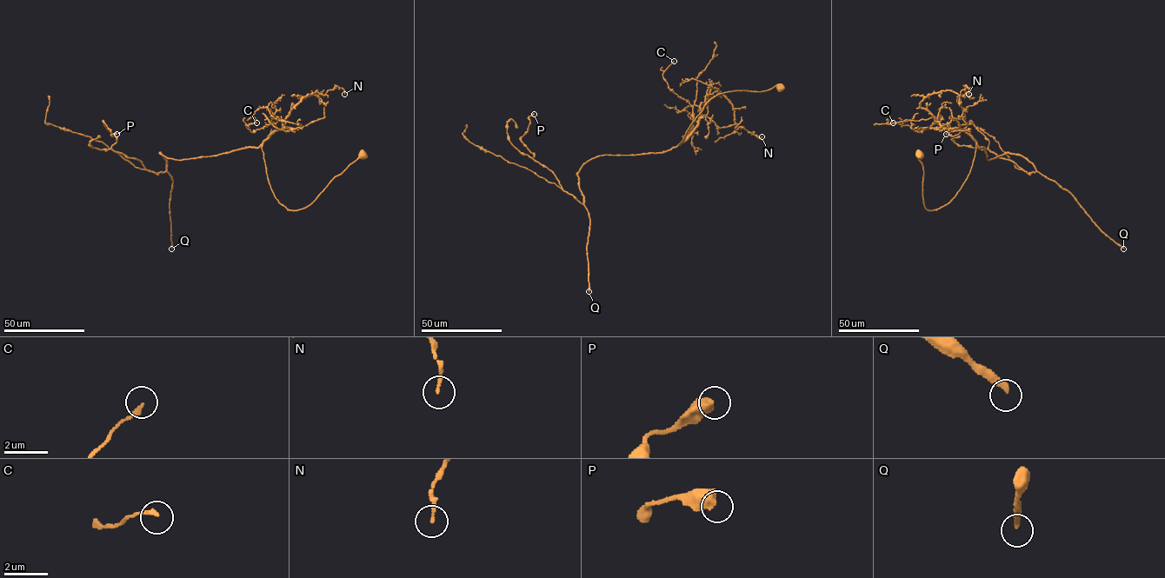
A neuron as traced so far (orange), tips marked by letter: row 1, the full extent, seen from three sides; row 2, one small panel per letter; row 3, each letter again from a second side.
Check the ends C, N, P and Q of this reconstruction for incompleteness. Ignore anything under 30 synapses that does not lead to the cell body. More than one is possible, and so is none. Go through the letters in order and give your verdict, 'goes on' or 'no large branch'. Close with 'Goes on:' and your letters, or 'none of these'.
C: no large branch
N: no large branch
P: no large branch
Q: goes on
Goes on: Q

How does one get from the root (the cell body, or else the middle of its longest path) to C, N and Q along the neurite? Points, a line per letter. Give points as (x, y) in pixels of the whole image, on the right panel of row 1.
C: (919, 155), (924, 205), (936, 209), (965, 181), (975, 142), (946, 124), (934, 122), (920, 132), (893, 122)
N: (919, 155), (924, 205), (936, 209), (965, 181), (975, 142), (920, 102), (968, 94)
Q: (919, 155), (928, 210), (955, 195), (976, 144), (988, 160), (1005, 153), (1024, 156), (1123, 249)

